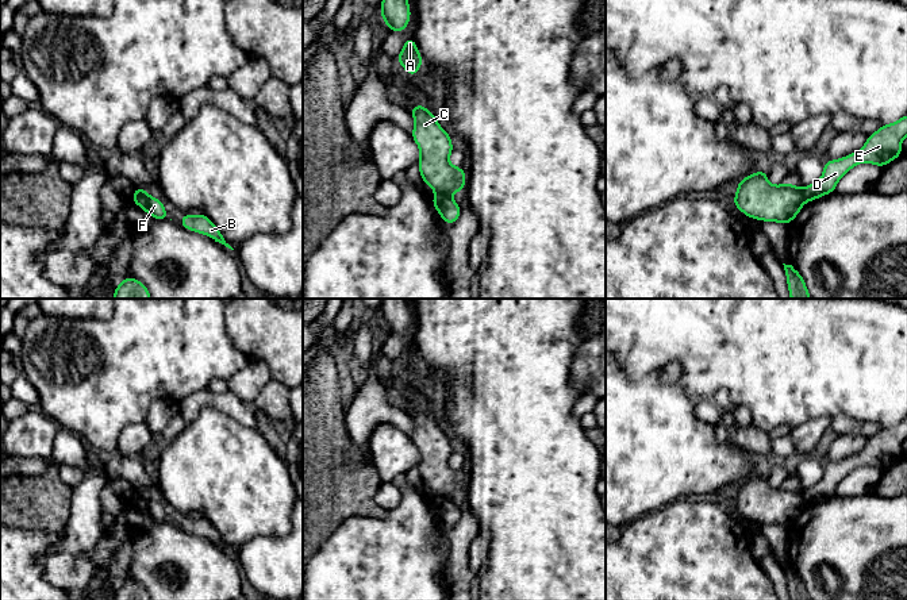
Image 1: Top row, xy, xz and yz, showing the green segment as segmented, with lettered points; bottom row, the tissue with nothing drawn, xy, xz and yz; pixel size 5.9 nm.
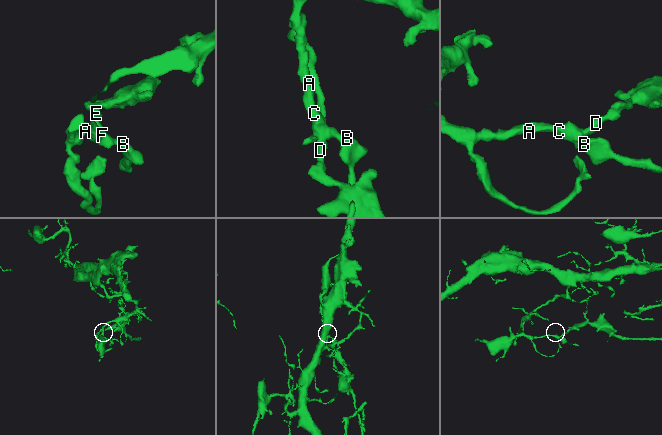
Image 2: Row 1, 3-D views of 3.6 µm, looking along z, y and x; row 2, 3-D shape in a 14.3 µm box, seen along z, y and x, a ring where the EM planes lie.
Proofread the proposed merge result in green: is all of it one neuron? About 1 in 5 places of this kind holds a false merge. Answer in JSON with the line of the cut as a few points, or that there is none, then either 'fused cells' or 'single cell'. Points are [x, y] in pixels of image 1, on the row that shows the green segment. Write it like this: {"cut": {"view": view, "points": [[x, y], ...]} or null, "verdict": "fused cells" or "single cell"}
{"cut": {"view": "xz", "points": [[435, 192], [449, 195]]}, "verdict": "fused cells"}

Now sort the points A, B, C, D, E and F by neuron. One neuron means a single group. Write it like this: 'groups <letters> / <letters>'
groups A B C F / D E

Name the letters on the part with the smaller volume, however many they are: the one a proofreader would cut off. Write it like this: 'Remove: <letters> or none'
Remove: D, E

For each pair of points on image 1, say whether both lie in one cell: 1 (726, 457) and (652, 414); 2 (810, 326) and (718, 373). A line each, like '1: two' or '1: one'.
1: one
2: one

